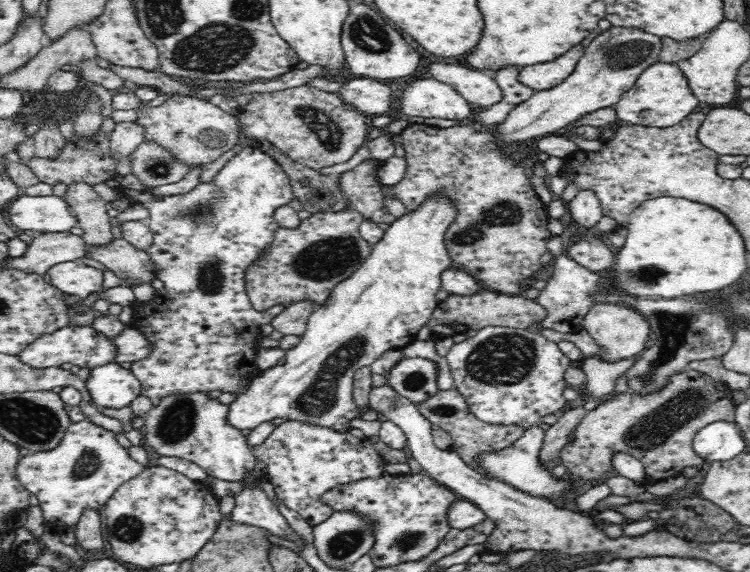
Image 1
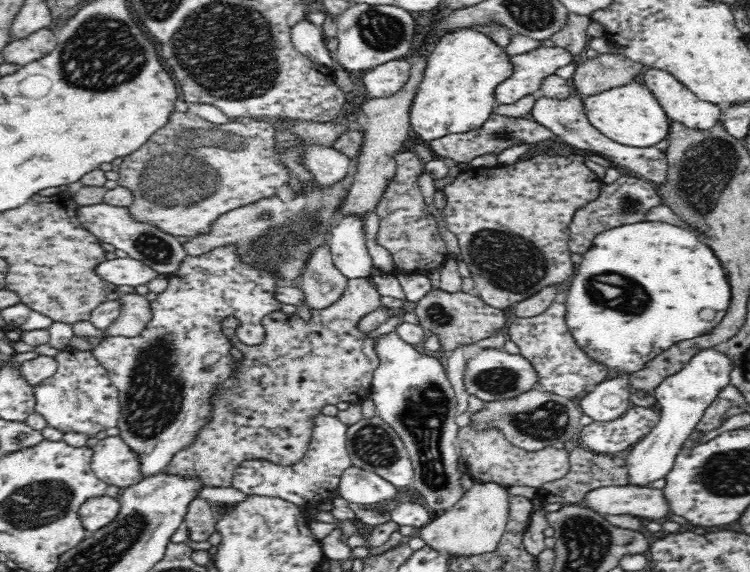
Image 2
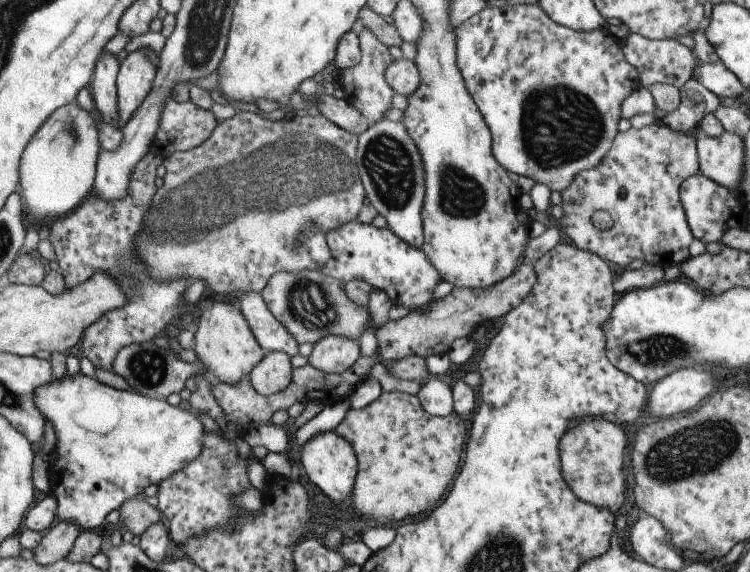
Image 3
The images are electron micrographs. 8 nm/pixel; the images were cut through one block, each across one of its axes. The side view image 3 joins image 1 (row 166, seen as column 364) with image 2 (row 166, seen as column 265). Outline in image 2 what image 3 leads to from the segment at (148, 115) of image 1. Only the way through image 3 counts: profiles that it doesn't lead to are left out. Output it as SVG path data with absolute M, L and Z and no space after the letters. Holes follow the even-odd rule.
M174 111L169 124L156 131L136 152L125 156L115 169L118 185L130 189L133 203L128 207L136 221L150 223L174 236L198 236L210 232L210 226L222 214L254 201L270 198L290 180L290 171L275 148L276 127L268 120L238 120L216 125L196 117L191 111Z

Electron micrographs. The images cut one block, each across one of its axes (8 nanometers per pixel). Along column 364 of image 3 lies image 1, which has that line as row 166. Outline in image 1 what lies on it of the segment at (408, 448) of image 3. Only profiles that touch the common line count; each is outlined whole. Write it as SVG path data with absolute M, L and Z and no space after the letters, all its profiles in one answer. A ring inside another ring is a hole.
M429 121L411 124L401 132L400 137L405 148L403 157L407 168L400 182L382 186L383 196L398 198L406 206L407 212L424 204L434 192L449 196L457 215L445 232L445 241L456 267L466 270L485 288L518 295L520 282L526 278L533 280L533 276L543 267L540 258L546 254L546 244L551 237L546 228L549 219L547 205L534 192L524 168L516 165L506 151L498 147L492 139L492 132L478 122L448 128L434 127Z

